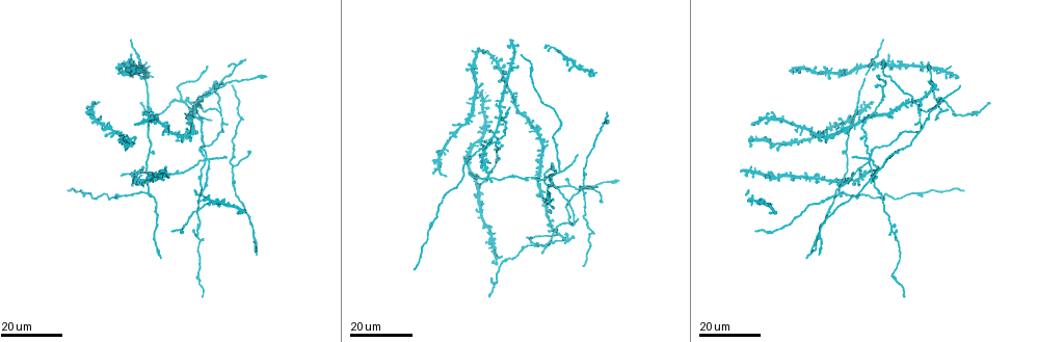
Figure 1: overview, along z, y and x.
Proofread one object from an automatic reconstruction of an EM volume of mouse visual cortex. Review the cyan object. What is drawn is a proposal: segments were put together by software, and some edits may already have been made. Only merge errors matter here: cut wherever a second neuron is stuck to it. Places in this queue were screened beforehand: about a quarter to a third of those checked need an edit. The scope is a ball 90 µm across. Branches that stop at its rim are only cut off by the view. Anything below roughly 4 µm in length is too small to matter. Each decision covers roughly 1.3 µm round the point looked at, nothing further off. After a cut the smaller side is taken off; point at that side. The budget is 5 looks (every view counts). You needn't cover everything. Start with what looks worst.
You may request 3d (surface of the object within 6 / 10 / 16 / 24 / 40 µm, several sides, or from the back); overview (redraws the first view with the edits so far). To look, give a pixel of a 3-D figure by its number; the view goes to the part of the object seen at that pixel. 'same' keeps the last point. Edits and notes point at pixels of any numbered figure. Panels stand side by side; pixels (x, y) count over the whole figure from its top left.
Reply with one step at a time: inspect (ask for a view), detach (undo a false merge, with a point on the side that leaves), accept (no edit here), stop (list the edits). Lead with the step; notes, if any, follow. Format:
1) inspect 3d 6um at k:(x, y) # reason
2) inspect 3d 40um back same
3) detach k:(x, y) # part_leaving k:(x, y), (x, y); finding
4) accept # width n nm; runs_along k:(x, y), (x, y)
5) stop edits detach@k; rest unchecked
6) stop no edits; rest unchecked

inspect 3d 16um at 1:(147, 192) # four-way junction

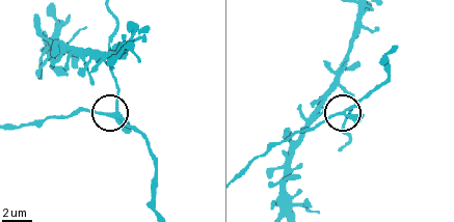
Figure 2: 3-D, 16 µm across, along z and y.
inspect 3d 10um at 2:(346, 109)

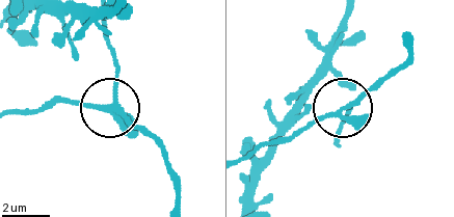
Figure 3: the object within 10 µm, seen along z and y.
accept # width 220 nm; runs_along 3:(50, 10), (74, 47), (113, 58), (115, 108), (155, 140); continuous, no second neuron

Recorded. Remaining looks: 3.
inspect 3d 16um at 1:(221, 112) # three-way junction

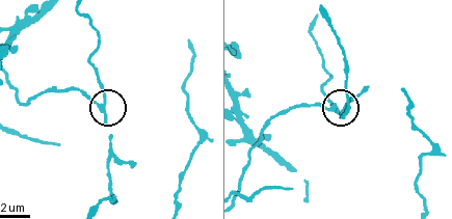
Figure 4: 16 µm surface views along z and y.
inspect 3d 10um at 4:(100, 105)

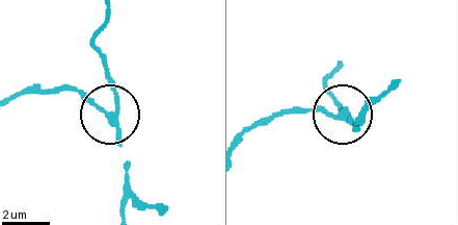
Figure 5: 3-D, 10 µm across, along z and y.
inspect 3d 10um back at 5:(341, 116)

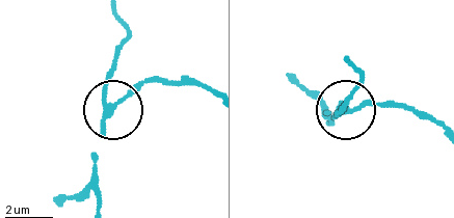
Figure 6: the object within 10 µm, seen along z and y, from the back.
detach 6:(112, 73) # arms 3; part_leaving 6:(335, 117), (356, 81), (347, 57); a second neuron is stuck on

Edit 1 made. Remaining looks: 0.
stop edits detach@6; rest unchecked

